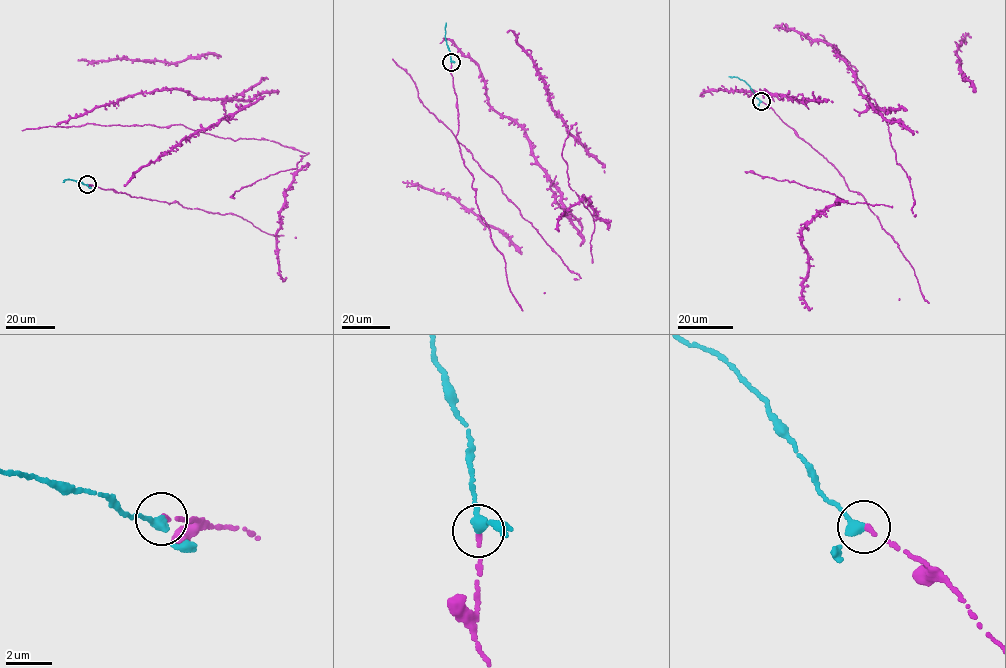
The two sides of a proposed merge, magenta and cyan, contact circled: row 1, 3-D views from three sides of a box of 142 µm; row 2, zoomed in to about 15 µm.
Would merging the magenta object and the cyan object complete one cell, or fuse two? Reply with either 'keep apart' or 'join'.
join

